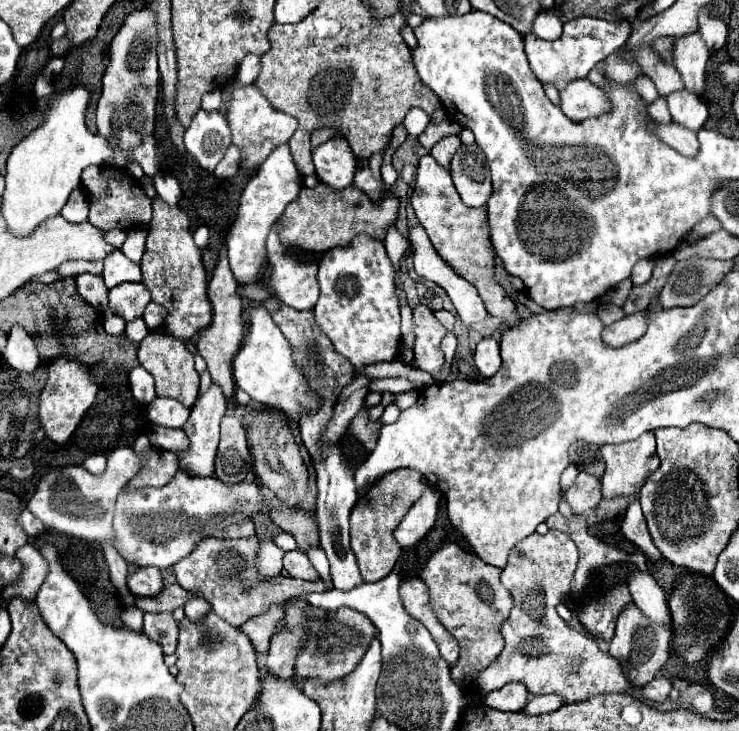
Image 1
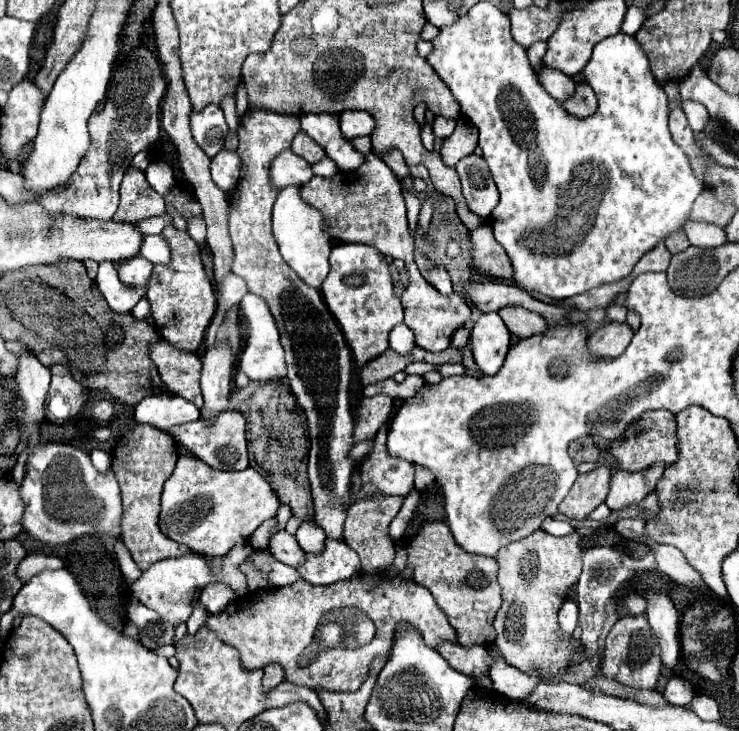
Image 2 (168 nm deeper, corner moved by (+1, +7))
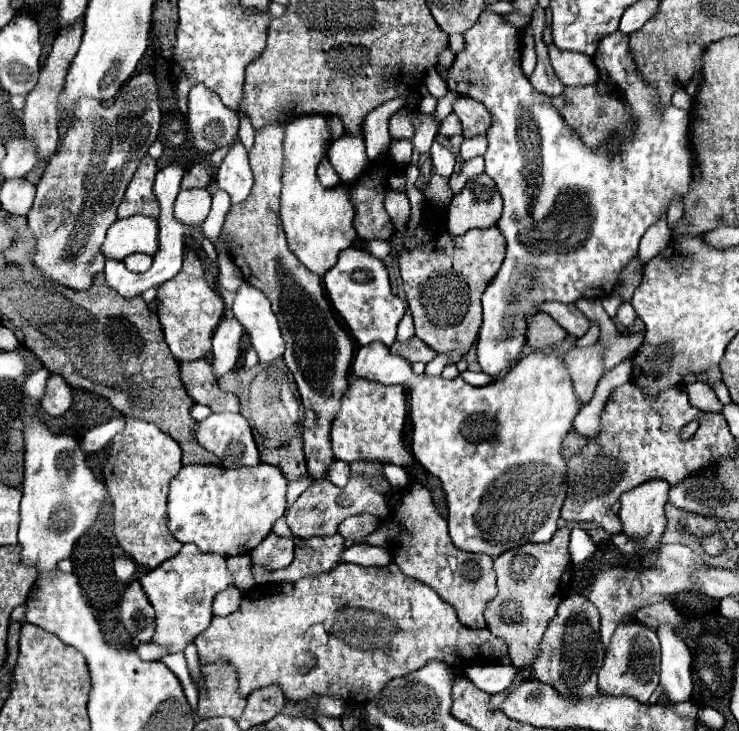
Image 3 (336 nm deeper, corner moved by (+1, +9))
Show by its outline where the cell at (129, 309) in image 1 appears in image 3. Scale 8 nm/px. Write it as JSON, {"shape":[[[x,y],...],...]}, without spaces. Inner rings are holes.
{"shape":[[[130,254],[128,258],[124,258],[124,264],[132,272],[146,272],[152,266],[152,256],[148,256],[148,254]]]}

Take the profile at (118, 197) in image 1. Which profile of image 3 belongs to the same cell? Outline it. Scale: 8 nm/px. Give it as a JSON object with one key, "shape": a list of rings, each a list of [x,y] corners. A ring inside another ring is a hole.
{"shape":[[[144,156],[138,170],[134,172],[128,188],[126,188],[122,204],[118,206],[118,218],[128,218],[134,214],[158,218],[160,208],[158,208],[158,200],[152,190],[156,172],[158,172],[156,160],[150,156]]]}

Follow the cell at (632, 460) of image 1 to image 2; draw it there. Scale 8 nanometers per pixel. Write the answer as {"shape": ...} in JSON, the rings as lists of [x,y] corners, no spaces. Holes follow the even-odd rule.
{"shape":[[[608,450],[602,452],[602,462],[612,468],[610,492],[606,496],[610,510],[620,510],[624,506],[640,502],[648,492],[654,490],[658,478],[664,472],[664,464],[654,464],[644,472],[620,472],[620,468],[616,468],[616,460],[612,460],[612,454]]]}

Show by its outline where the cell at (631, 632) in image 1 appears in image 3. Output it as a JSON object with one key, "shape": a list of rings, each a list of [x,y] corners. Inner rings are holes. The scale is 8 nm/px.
{"shape":[[[638,622],[620,624],[606,650],[604,666],[598,672],[600,692],[608,696],[630,696],[638,702],[648,702],[650,694],[658,686],[658,676],[660,676],[660,642],[656,632]]]}

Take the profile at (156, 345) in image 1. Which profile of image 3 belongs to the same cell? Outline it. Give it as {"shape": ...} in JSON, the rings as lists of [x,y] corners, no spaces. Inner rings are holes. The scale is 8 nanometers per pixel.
{"shape":[[[194,360],[180,364],[182,382],[196,404],[206,404],[212,412],[238,412],[240,404],[236,394],[222,392],[212,374],[212,366],[208,360]]]}

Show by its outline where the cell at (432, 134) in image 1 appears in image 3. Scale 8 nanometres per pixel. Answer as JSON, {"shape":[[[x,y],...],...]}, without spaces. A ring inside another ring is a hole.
{"shape":[[[454,112],[444,118],[444,122],[440,126],[440,134],[446,138],[450,138],[454,134],[462,134],[462,122],[460,122],[460,118],[456,118]]]}

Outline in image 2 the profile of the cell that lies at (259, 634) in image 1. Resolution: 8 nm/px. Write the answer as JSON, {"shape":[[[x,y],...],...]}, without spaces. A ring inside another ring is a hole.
{"shape":[[[358,572],[352,578],[340,580],[330,586],[312,586],[306,580],[298,580],[290,586],[248,592],[246,596],[236,598],[224,612],[210,614],[204,624],[212,628],[220,640],[232,644],[242,654],[242,664],[248,670],[264,668],[276,662],[284,668],[286,680],[292,684],[308,688],[320,686],[336,692],[354,692],[366,680],[368,666],[374,660],[374,656],[390,656],[392,636],[398,622],[414,624],[422,632],[426,644],[432,648],[436,648],[442,640],[456,642],[456,632],[448,624],[446,614],[436,606],[432,594],[424,586],[402,580],[402,576],[384,580],[382,574],[366,572]]]}

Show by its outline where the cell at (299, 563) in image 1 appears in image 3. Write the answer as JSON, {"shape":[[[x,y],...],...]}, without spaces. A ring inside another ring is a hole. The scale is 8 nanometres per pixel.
{"shape":[[[270,534],[260,546],[256,546],[256,550],[252,550],[250,560],[264,570],[286,568],[294,560],[294,544],[288,538]]]}

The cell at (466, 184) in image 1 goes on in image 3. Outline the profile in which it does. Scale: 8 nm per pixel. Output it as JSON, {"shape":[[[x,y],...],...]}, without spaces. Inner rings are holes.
{"shape":[[[486,174],[472,178],[464,190],[452,198],[446,228],[460,236],[472,228],[492,228],[502,214],[502,198],[496,184]]]}

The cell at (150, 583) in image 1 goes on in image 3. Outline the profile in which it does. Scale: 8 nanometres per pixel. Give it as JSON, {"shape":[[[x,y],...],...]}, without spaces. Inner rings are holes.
{"shape":[[[184,544],[174,558],[150,570],[140,582],[156,610],[156,632],[152,642],[166,646],[168,654],[174,654],[184,652],[184,648],[208,628],[212,620],[212,600],[218,592],[232,586],[232,576],[224,558],[218,554],[204,554],[196,544]]]}

